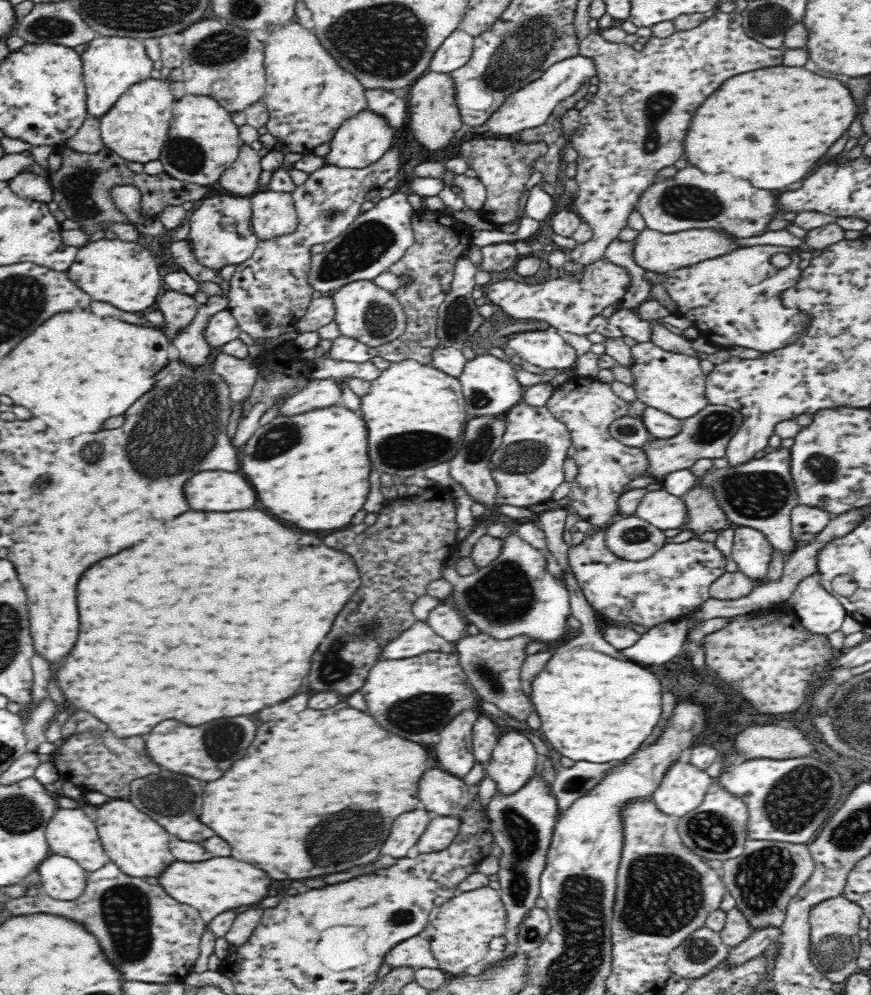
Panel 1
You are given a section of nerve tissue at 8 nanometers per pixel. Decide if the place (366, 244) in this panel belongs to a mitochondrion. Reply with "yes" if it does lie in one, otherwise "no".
yes

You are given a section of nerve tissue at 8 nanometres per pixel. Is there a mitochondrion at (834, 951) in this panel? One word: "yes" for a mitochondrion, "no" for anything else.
yes

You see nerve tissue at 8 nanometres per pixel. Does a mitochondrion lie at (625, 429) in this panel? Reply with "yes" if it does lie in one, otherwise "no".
yes

